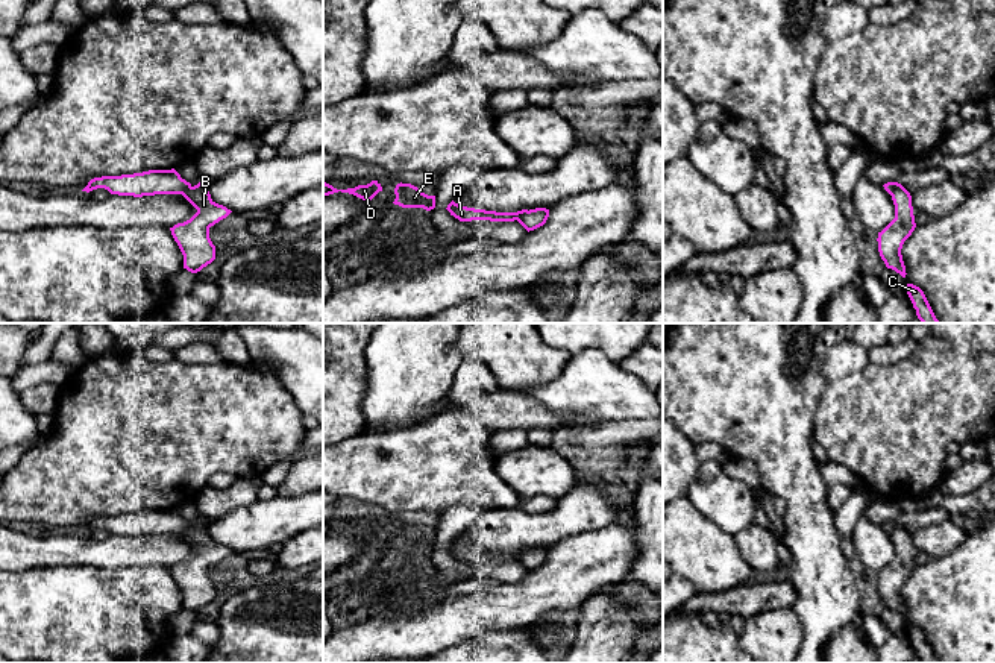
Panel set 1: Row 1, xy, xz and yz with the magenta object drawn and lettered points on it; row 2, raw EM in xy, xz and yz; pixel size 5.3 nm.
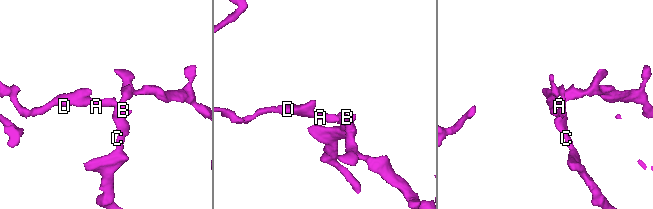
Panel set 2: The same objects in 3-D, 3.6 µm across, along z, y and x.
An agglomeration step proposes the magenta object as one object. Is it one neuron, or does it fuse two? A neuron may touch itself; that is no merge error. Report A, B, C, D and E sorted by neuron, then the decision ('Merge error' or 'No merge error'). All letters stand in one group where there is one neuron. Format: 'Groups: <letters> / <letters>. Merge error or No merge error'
Groups: A D E / B C. Merge error

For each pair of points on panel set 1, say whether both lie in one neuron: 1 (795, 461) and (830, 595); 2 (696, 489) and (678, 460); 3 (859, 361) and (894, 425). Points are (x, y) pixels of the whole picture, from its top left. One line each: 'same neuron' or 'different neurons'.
1: same neuron
2: different neurons
3: different neurons

